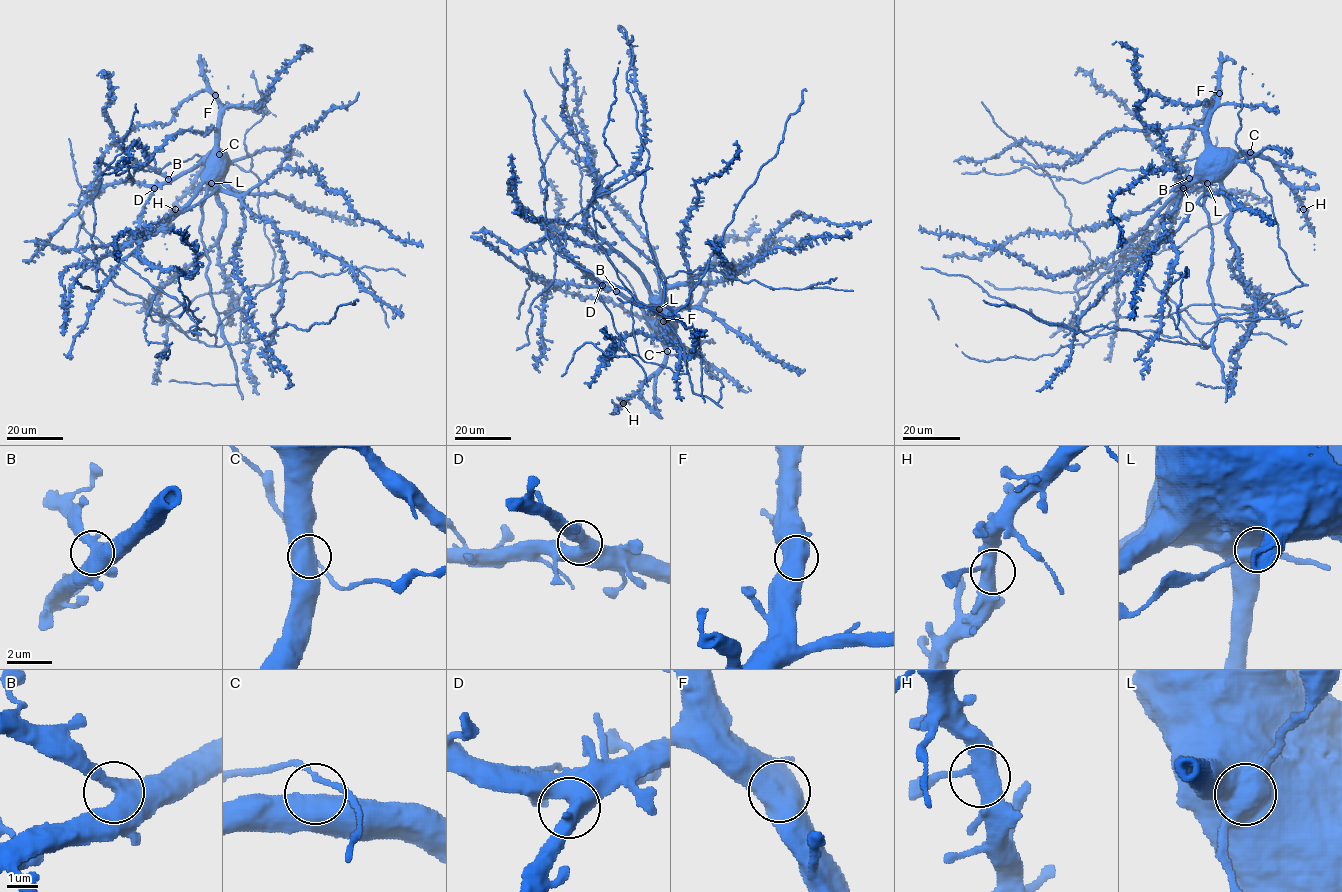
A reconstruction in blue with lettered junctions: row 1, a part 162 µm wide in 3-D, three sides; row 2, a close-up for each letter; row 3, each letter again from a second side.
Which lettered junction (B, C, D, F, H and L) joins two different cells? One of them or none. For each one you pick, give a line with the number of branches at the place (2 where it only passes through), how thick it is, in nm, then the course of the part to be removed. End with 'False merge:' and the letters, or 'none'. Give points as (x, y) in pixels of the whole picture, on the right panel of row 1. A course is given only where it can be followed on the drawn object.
L: Branches: 3. Thickness 650 nm. Course of the part to remove: (1207, 183), (1179, 193)
False merge: L

